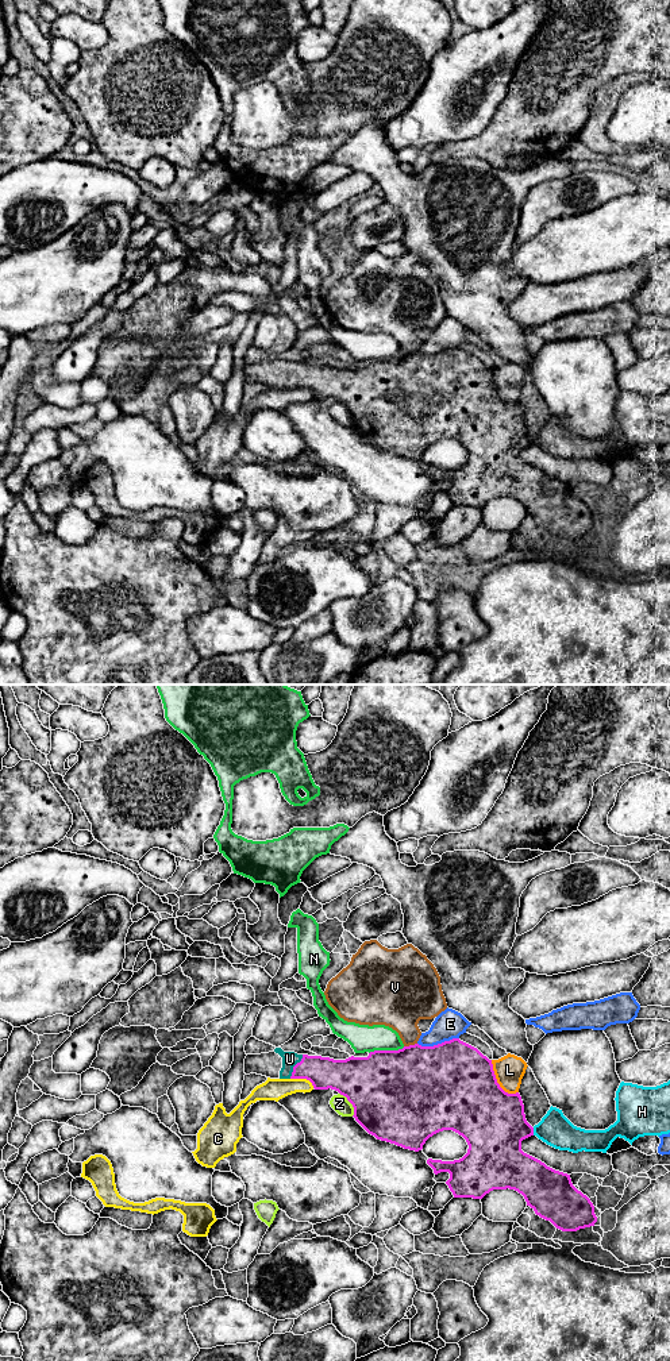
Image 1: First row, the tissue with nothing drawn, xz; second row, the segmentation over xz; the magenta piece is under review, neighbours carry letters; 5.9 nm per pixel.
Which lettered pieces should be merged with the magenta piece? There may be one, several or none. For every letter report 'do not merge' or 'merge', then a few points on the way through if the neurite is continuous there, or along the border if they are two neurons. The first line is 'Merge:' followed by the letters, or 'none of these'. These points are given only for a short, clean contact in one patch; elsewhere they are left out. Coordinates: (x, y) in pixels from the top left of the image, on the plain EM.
Merge: U
C: do not merge
E: do not merge
H: do not merge | along xz (532, 436), (534, 443)
L: do not merge
N: do not merge
U: merge | across xz (323, 381), (311, 376), (293, 376), (289, 367)
V: do not merge | along xz (416, 351), (404, 355)
Z: do not merge

